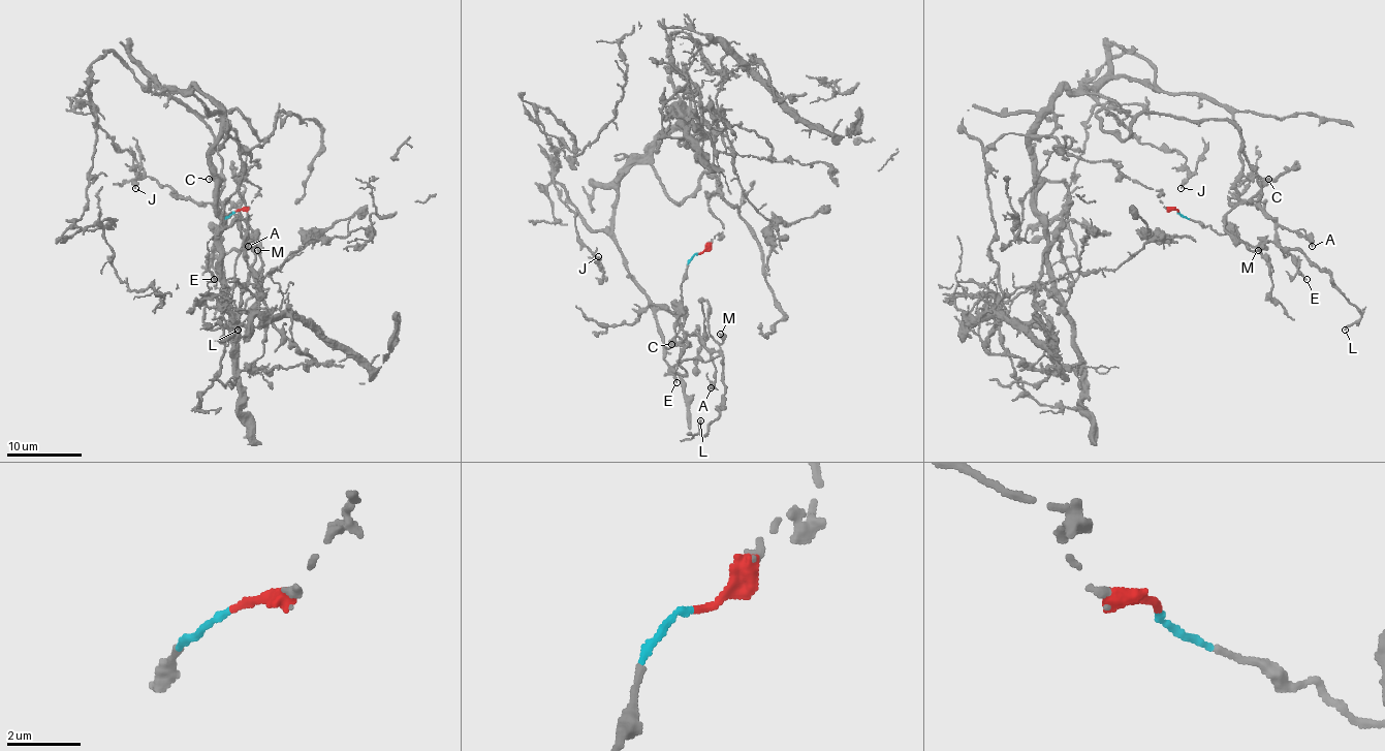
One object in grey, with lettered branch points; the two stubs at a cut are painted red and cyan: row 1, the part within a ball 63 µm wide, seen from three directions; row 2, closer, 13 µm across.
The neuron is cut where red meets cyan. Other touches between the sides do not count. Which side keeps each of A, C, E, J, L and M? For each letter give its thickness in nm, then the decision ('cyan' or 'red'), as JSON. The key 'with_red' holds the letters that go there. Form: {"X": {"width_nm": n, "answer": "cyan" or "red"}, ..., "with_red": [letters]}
{"A": {"width_nm": 200, "answer": "red"}, "C": {"width_nm": 170, "answer": "red"}, "E": {"width_nm": 160, "answer": "red"}, "J": {"width_nm": 400, "answer": "red"}, "L": {"width_nm": 190, "answer": "red"}, "M": {"width_nm": 440, "answer": "red"}, "with_red": ["A", "C", "E", "J", "L", "M"]}

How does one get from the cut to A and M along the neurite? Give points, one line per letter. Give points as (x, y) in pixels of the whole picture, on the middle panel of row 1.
A: (697, 252), (722, 233), (720, 187), (688, 126), (619, 183), (612, 236), (656, 307), (686, 311), (711, 388)
M: (697, 252), (722, 233), (720, 187), (688, 126), (619, 183), (612, 236), (656, 307), (711, 350), (720, 334)

